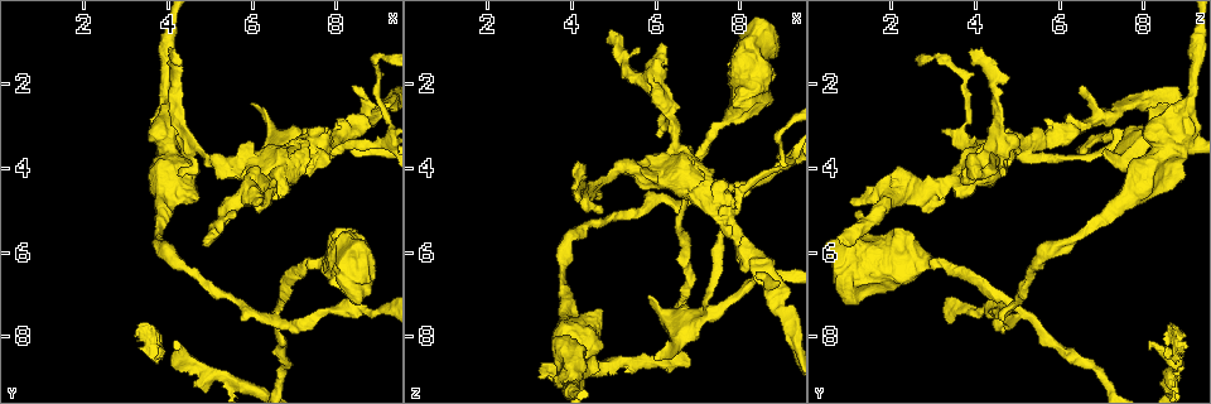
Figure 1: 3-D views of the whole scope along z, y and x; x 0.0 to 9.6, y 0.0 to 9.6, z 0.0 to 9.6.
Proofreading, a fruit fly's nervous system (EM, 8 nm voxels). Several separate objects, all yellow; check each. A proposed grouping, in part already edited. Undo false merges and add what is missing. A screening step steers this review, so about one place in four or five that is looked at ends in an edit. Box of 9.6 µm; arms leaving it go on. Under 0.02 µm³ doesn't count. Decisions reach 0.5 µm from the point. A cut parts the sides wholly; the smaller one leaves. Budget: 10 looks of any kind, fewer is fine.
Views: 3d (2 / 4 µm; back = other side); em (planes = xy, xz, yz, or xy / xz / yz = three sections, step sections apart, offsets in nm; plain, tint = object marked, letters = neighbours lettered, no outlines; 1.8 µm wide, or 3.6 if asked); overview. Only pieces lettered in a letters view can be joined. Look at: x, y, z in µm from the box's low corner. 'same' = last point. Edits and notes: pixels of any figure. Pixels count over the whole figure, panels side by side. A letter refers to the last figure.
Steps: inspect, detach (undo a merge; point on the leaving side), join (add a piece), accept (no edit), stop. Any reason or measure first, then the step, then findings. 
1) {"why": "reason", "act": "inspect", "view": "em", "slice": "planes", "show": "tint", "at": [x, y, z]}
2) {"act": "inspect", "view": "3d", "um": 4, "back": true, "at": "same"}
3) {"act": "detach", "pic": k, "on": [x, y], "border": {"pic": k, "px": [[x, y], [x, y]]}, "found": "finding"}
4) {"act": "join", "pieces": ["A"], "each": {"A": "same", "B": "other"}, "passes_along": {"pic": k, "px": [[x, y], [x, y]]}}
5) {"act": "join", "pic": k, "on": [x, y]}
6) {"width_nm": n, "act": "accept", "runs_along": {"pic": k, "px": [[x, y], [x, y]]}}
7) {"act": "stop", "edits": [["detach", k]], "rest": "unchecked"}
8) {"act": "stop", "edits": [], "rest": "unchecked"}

{"why": "branch point", "act": "inspect", "view": "em", "slice": "planes", "show": "tint", "at": [5.85, 4.65, 1.95]}

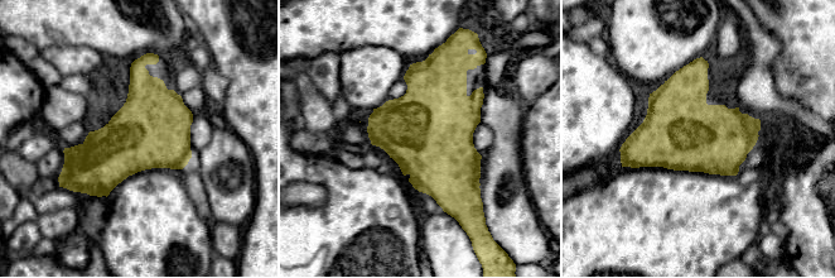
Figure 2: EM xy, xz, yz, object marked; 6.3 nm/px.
{"why": "what lies round it", "act": "inspect", "view": "em", "slice": "planes", "show": "letters", "at": "same"}

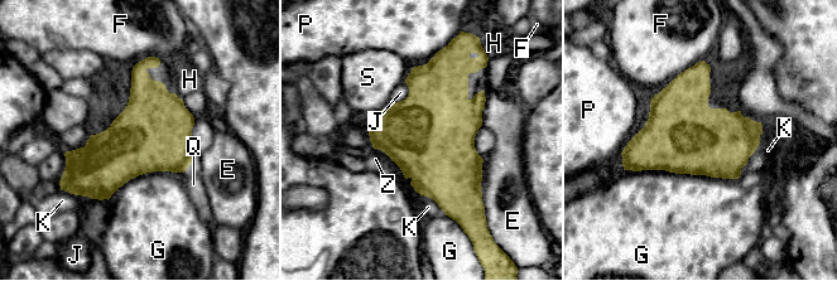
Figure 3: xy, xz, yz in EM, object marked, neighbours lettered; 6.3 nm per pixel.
{"width_nm": 480, "act": "accept", "each": {"E": "other", "F": "other", "G": "other", "H": "other", "J": "other", "K": "other", "P": "other", "Q": "other", "S": "other", "Z": "other"}, "border": {"pic": 3, "px": [[374, 148], [383, 151], [391, 160]]}, "found": "one neuron here"}

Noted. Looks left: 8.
{"why": "calibre changes", "act": "inspect", "view": "em", "slice": "planes", "show": "tint", "at": [5.40, 4.05, 4.00]}

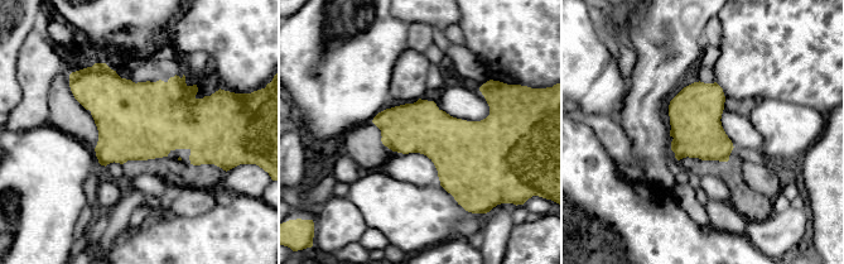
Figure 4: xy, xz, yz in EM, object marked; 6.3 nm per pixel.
{"act": "inspect", "view": "em", "slice": "planes", "show": "letters", "at": "same"}

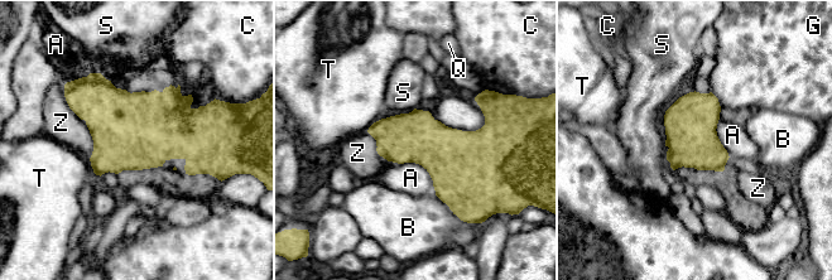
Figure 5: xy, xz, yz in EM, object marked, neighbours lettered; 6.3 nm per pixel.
{"act": "accept", "each": {"A": "other", "B": "other", "C": "other", "G": "other", "Q": "other", "S": "other", "T": "other", "Z": "other"}, "border": {"pic": 5, "px": [[388, 160], [418, 163], [436, 194]]}, "found": "all the same neuron"}

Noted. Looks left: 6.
{"why": "branch stops here", "act": "inspect", "view": "em", "slice": "planes", "show": "letters", "at": [8.45, 2.05, 6.55]}

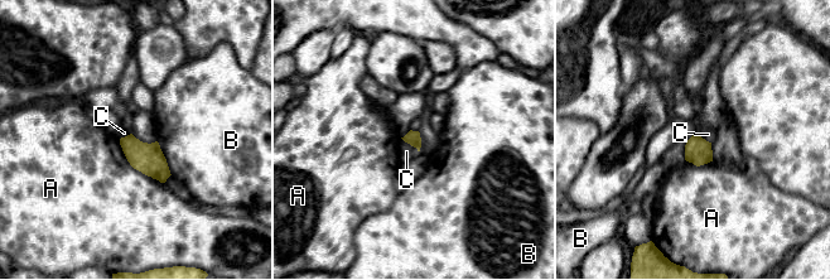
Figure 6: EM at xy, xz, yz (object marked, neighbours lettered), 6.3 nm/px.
{"act": "accept", "each": {"A": "other", "B": "other", "C": "other"}, "border": {"pic": 6, "px": [[401, 138], [418, 151]]}, "found": "no lettered piece goes on from it"}

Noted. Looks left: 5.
{"why": "an open end", "act": "inspect", "view": "3d", "um": 2, "at": [6.00, 2.40, 8.55]}

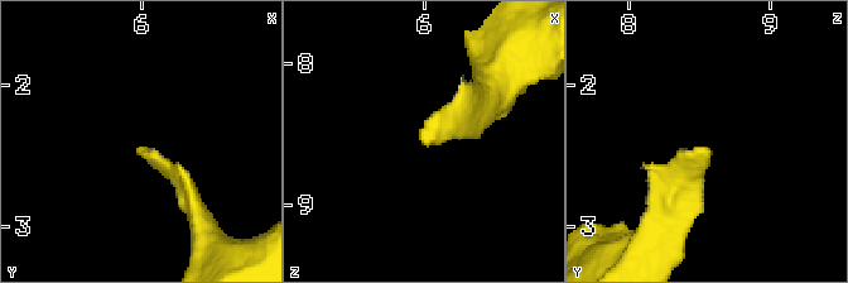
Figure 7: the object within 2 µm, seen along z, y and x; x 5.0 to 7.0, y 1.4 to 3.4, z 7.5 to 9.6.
{"act": "inspect", "view": "em", "slice": "planes", "show": "letters", "at": [5.98, 2.46, 8.52]}

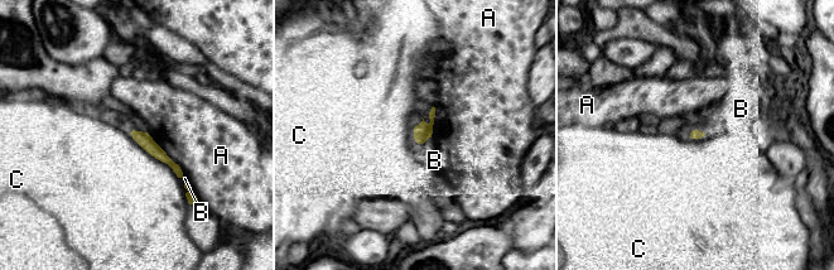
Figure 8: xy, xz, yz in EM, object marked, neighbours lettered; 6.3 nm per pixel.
{"longest_contact_nm": ["C", 440], "act": "accept", "each": {"A": "other", "B": "other", "C": "other"}, "runs_along": {"pic": 8, "px": [[135, 134], [177, 169]]}, "found": "none of them fits"}

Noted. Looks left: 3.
{"why": "two arms at a narrow angle", "act": "inspect", "view": "em", "slice": "planes", "show": "letters", "at": [7.50, 3.50, 5.00]}

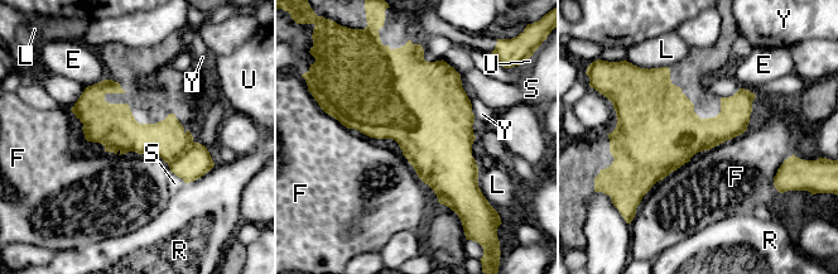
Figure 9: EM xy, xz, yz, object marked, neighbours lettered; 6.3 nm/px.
{"width_nm": 280, "act": "detach", "pic": 9, "on": [196, 160], "each": {"E": "other", "F": "other", "L": "other", "R": "other", "S": "other", "U": "other", "Y": "other"}, "border": {"pic": 9, "px": [[193, 142], [168, 163]]}, "found": "a second neuron is stuck on"}

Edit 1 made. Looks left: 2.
{"act": "stop", "edits": [["detach", 9]], "rest": "unchecked"}

